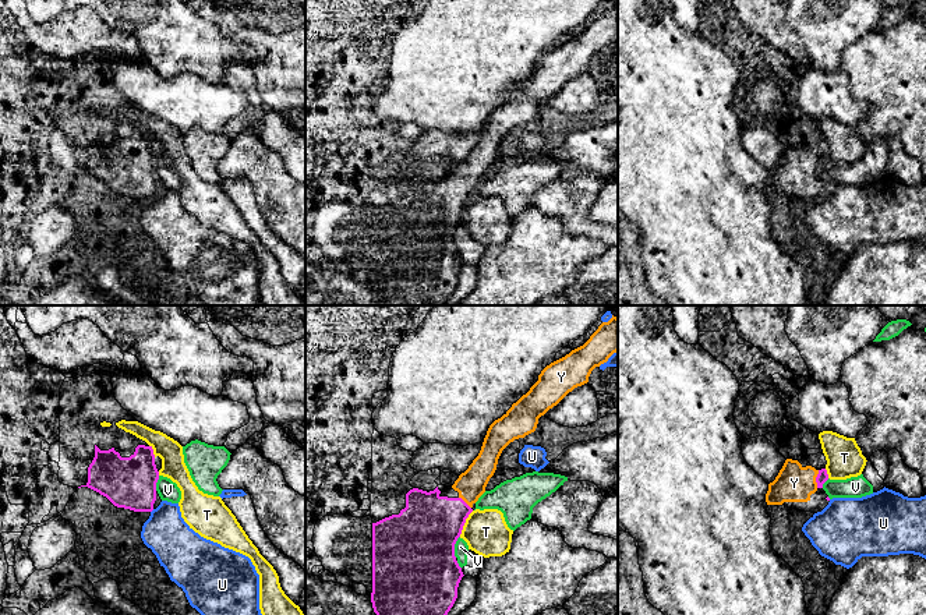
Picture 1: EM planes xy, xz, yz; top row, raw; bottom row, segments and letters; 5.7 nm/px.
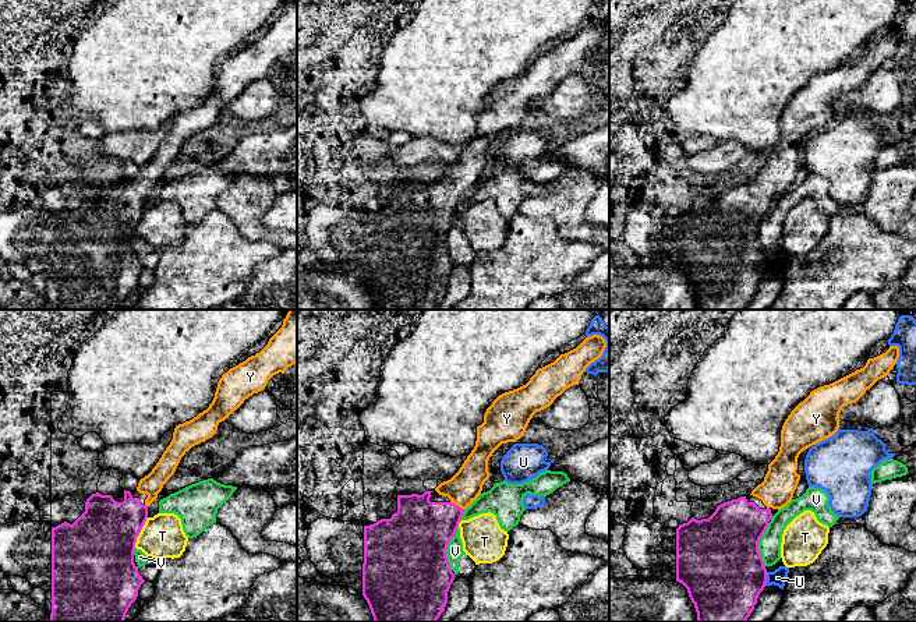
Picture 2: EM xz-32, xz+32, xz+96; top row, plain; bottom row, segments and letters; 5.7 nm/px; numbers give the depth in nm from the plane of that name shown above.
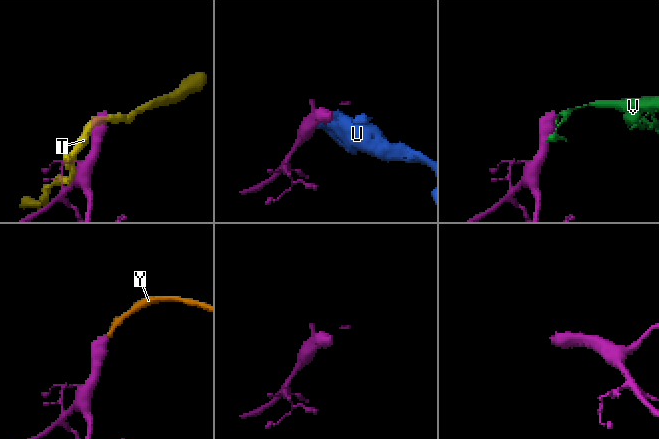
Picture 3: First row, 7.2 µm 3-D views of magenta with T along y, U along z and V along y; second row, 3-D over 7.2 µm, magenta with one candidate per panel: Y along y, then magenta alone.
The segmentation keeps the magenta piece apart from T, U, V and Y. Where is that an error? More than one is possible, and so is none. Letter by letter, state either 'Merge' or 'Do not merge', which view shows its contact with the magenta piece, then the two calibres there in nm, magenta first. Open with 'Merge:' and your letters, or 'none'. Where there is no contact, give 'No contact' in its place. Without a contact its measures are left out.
Merge: Y
T: Do not merge. Touches magenta in xz. Thickness 380 nm (magenta) against 260 nm
U: Do not merge. No contact
V: Do not merge. Touches magenta in xz. Thickness 480 nm (magenta) against 80 nm
Y: Merge. Touches magenta in yz. Thickness 70 nm (magenta) against 220 nm

